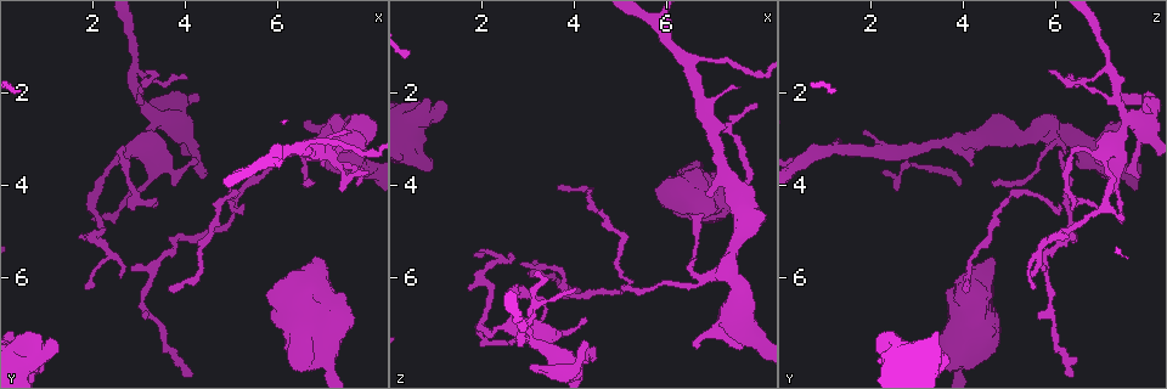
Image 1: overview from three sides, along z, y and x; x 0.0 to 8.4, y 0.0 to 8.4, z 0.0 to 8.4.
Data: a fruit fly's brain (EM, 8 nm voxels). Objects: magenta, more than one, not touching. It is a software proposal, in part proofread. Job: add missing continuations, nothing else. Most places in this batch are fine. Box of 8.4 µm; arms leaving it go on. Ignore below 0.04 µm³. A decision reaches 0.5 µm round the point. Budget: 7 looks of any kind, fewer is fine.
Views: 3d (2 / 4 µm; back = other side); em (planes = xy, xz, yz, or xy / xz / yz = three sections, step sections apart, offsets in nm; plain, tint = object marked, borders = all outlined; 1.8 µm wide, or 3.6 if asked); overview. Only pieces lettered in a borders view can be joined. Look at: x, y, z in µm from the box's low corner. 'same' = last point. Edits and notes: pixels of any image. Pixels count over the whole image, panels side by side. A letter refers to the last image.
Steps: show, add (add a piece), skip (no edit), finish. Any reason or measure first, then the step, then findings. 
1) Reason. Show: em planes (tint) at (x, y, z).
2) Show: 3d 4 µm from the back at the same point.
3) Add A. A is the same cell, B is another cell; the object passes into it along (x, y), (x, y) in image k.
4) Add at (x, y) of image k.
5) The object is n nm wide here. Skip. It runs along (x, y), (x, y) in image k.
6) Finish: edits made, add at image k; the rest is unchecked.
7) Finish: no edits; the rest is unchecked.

Show: em planes (borders) at (2.60, 4.50, 7.45).

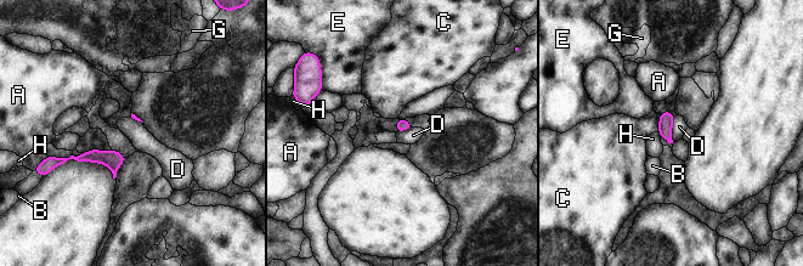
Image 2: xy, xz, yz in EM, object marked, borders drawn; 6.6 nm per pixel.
The longest contact is with D, 170 nm. Skip. A, B, C, D, E, G and H are other cells; a border runs along (674, 117), (672, 141) in image 2; no lettered piece goes on from it.

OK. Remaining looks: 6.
Branch stops here. Show: em planes (borders) at (4.30, 3.85, 7.80).

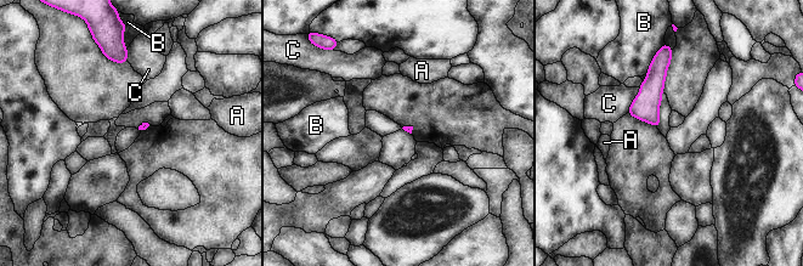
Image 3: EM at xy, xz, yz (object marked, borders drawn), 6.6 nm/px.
Skip. A, B and C are other cells; no lettered piece goes on from it.

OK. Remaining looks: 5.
Branch stops here. Show: 3d 4 µm at (4.30, 2.10, 7.40).

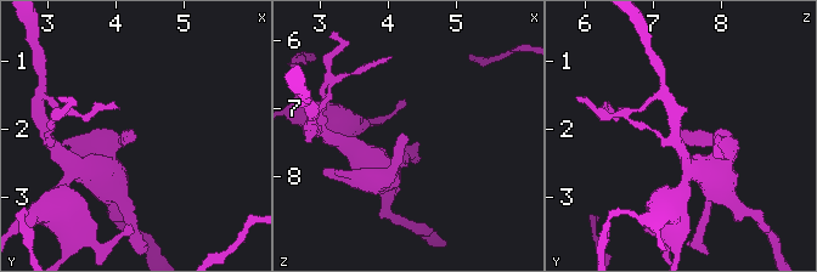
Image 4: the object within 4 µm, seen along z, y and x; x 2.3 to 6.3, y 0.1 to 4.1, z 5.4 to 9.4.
Need the tissue. Show: em planes (borders) at (4.25, 2.05, 7.35).

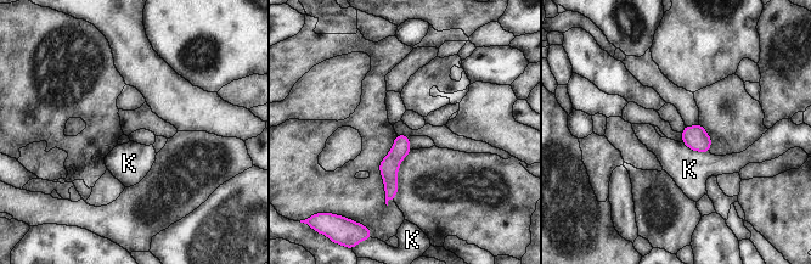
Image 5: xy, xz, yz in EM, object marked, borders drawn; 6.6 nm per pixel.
The object is 120 nm wide here. Skip. K is another cell; a border runs along (682, 141), (692, 150), (709, 152) in image 5; no lettered piece goes on from it.

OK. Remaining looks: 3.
Finish: no edits; the rest is unchecked.

